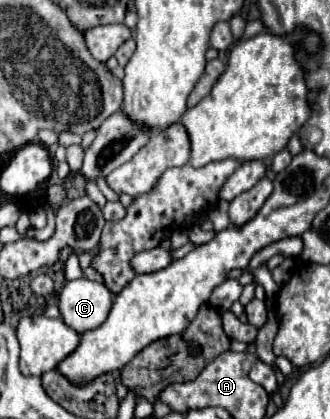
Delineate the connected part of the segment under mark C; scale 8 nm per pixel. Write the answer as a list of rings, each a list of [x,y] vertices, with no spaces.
[[[80,277],[66,283],[58,295],[58,307],[64,323],[74,331],[84,333],[106,321],[112,307],[112,293],[104,283]]]

